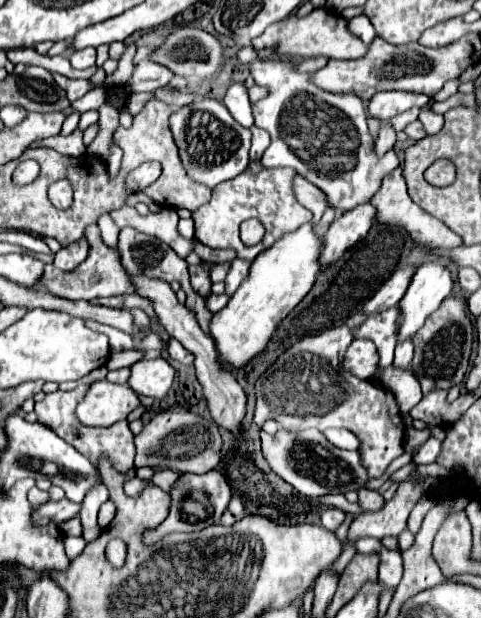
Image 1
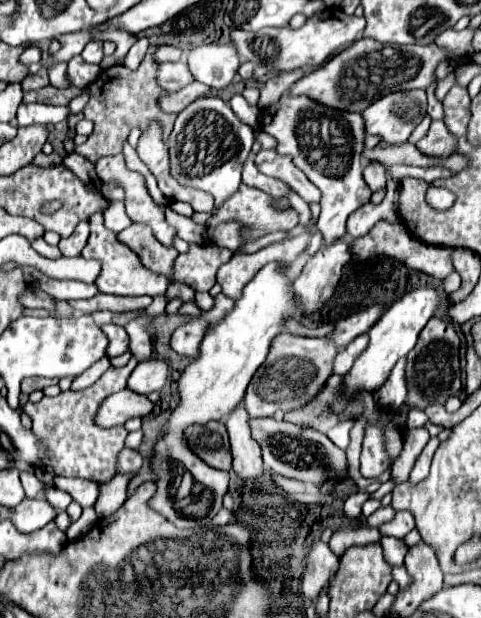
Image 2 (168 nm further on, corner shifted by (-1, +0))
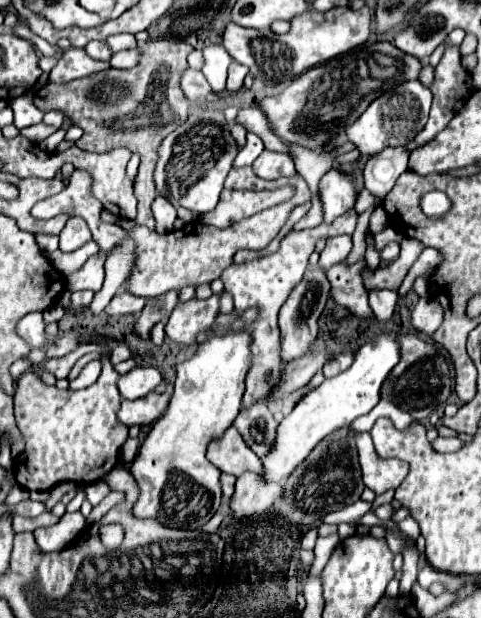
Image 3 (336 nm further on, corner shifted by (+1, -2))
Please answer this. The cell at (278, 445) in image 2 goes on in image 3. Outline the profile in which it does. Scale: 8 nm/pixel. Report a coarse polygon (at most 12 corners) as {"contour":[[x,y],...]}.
{"contour":[[259,403],[235,423],[247,447],[263,459],[275,443],[277,421]]}

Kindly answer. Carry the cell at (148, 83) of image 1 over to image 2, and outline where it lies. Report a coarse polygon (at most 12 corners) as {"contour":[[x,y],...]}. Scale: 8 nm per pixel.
{"contour":[[185,61],[161,63],[159,85],[179,91],[195,81]]}

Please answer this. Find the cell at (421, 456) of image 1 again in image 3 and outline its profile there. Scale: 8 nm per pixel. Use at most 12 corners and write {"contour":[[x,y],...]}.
{"contour":[[359,499],[323,516],[323,523],[355,523],[371,511],[372,503]]}

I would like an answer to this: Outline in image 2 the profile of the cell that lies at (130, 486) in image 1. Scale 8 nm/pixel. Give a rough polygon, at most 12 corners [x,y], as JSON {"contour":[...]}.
{"contour":[[55,477],[81,507],[95,505],[99,487],[91,481]]}

